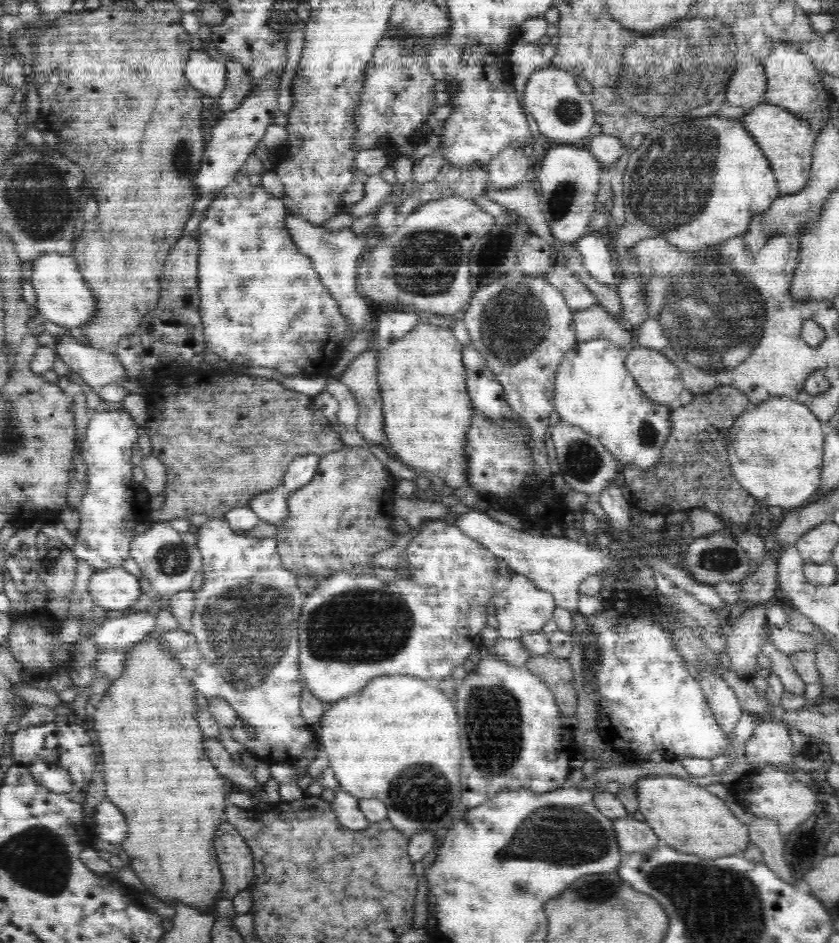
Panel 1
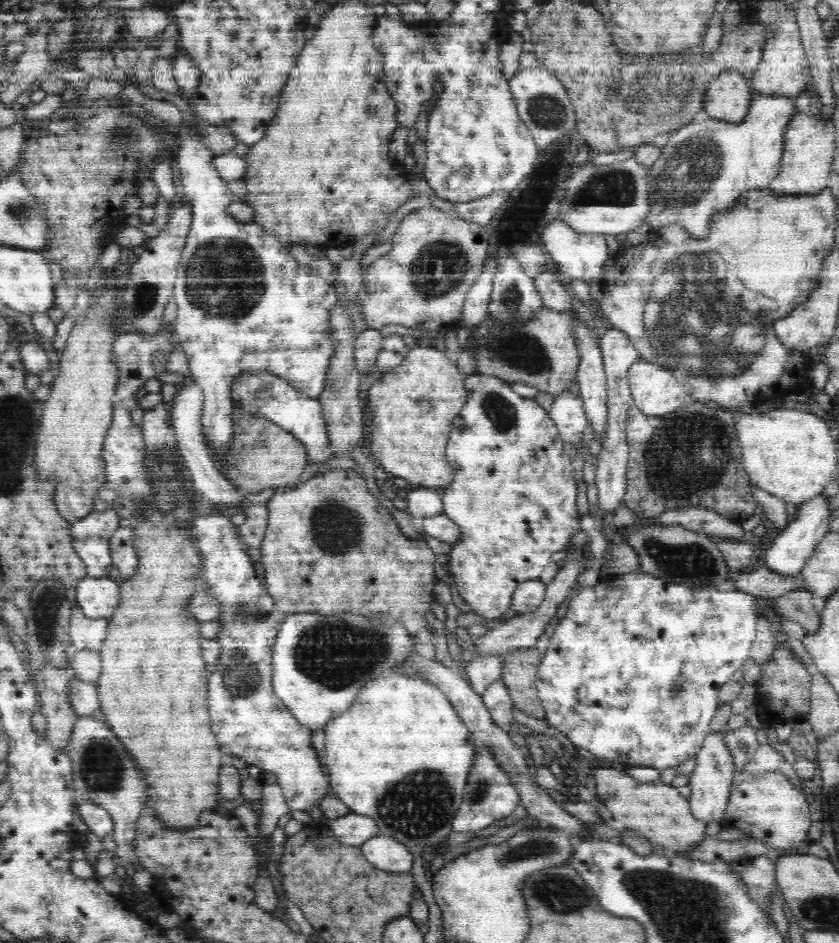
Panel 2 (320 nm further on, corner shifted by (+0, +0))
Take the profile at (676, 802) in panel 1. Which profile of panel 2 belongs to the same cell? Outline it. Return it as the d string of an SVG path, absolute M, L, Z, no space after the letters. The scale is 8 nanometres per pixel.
M597 768L593 772L595 796L602 800L614 819L615 825L637 831L660 850L671 854L688 853L704 840L705 820L693 815L689 799L678 793L678 789L662 781L643 783L622 771L613 768Z

